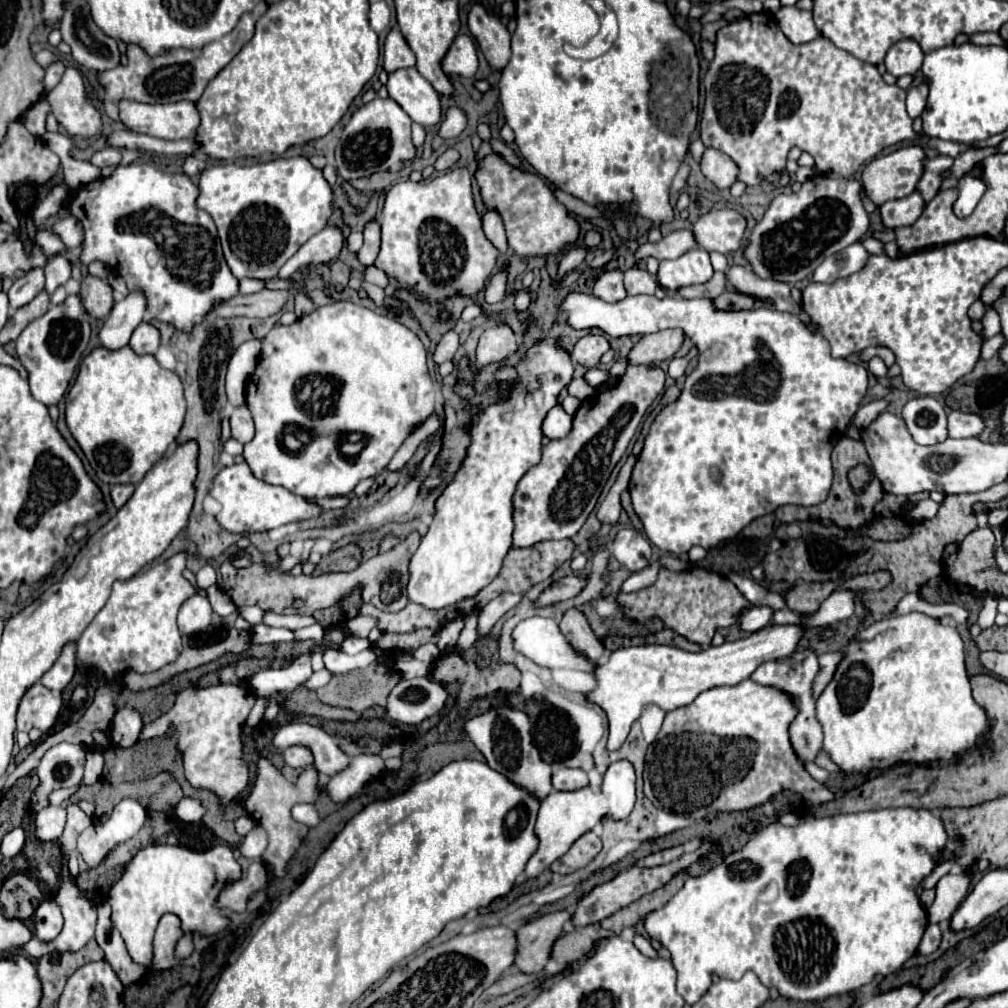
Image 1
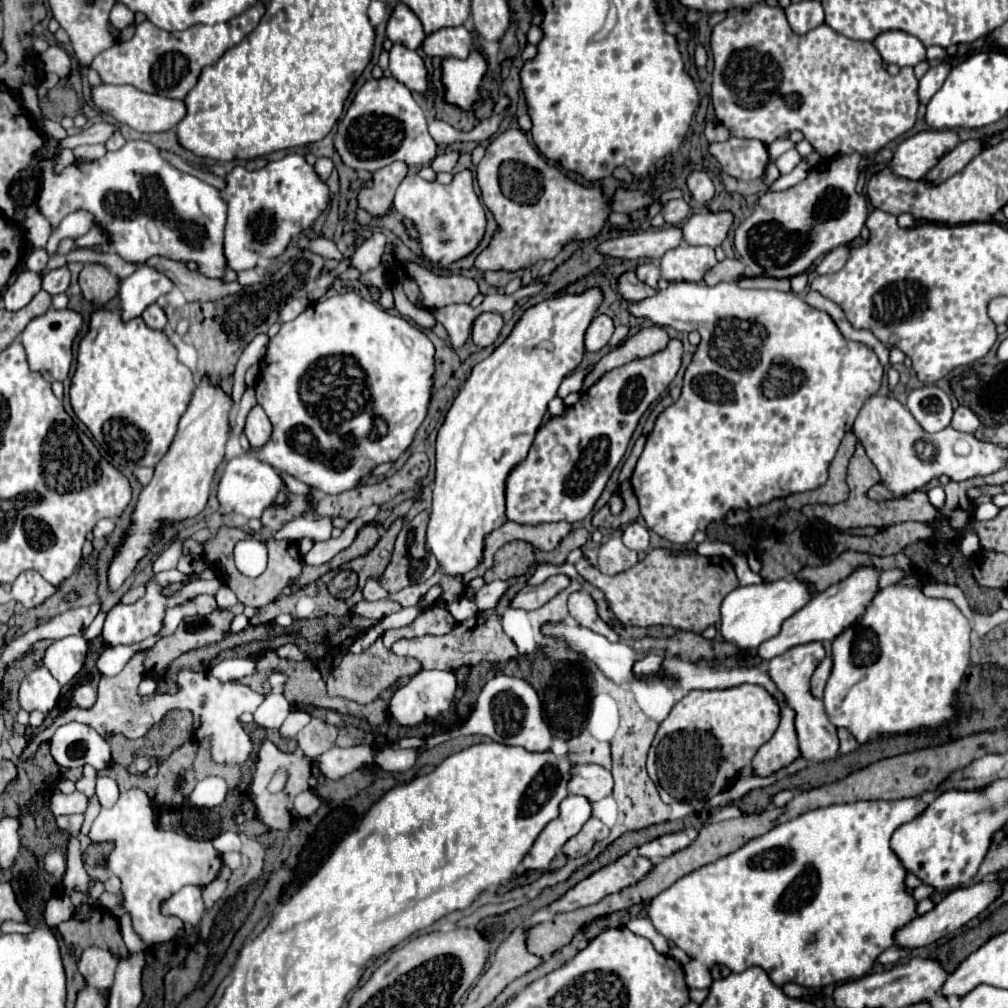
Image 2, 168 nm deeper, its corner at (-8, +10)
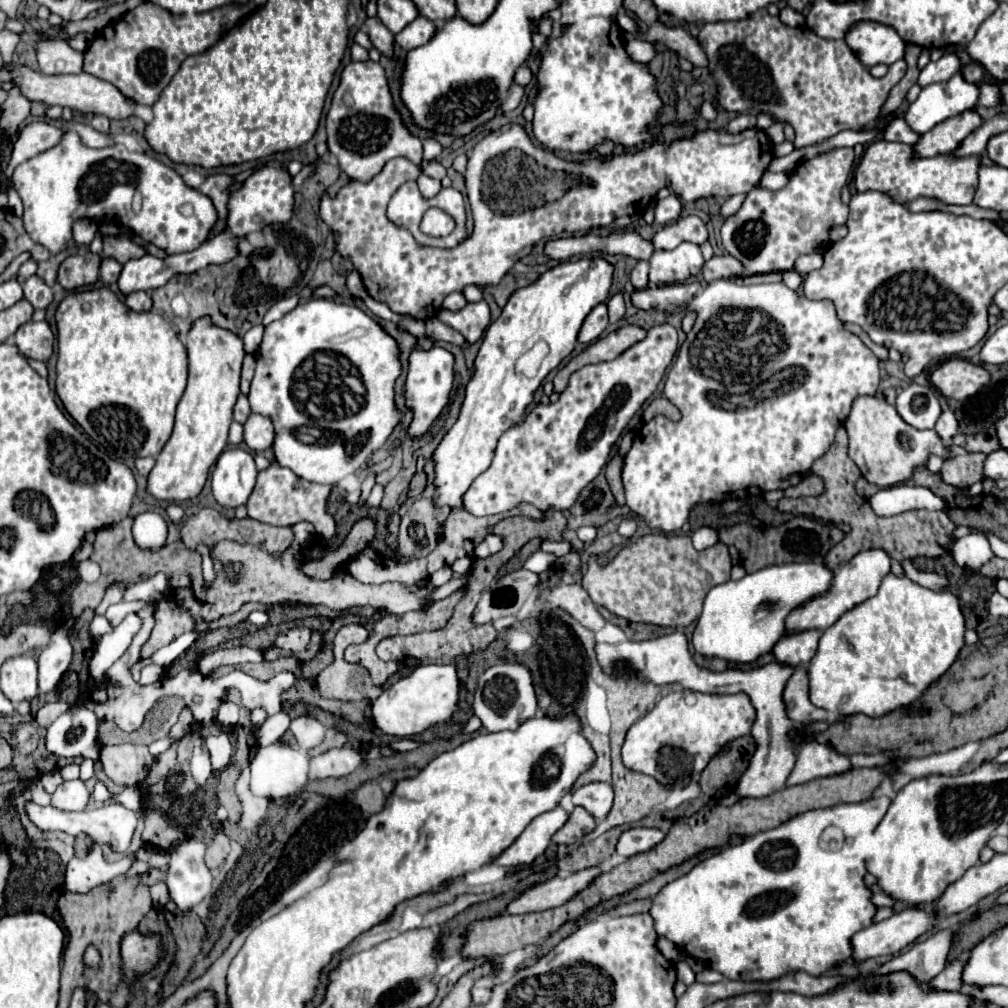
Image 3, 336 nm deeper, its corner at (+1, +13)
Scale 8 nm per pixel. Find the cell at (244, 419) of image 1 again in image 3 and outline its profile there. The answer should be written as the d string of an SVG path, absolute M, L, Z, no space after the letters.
M250 414L248 422L244 424L244 442L248 444L248 448L252 448L254 452L264 452L272 448L274 436L276 432L272 420L260 414Z

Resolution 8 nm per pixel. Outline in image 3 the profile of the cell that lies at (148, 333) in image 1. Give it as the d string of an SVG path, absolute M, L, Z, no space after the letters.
M132 292L128 294L126 298L126 306L132 308L134 312L146 312L152 308L152 300L150 300L150 294L148 292Z

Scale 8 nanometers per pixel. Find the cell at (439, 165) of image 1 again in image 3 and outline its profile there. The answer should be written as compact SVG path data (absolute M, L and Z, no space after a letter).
M426 162L424 164L424 174L430 176L430 178L436 178L436 180L442 180L446 176L446 168L440 164L440 162Z

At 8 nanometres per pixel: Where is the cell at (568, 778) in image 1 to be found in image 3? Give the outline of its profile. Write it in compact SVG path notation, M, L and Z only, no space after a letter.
M592 782L572 794L576 806L586 808L596 820L604 820L612 808L614 792L608 782Z

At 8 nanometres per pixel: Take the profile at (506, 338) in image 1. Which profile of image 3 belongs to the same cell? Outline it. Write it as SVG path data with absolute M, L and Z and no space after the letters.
M484 300L468 302L460 312L440 310L438 320L442 320L446 326L458 330L466 338L468 344L474 344L482 338L484 330L490 324L490 308Z

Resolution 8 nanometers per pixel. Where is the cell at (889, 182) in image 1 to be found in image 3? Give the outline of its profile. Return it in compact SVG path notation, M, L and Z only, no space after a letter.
M970 108L968 112L962 112L960 116L952 116L940 122L938 126L934 126L930 132L922 134L920 142L914 144L914 152L916 156L922 158L954 152L960 146L960 142L968 134L972 134L980 124L982 124L980 114L976 112L976 108Z

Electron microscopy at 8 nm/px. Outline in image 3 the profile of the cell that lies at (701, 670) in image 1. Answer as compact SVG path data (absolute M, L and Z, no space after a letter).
M872 548L872 550L864 550L858 552L850 562L842 564L836 572L834 572L834 584L828 590L826 596L818 596L812 602L806 602L804 606L796 608L788 620L786 620L786 628L788 632L796 632L796 630L826 630L828 626L832 626L844 612L848 612L850 608L854 608L856 604L872 598L878 592L878 586L882 582L882 578L890 572L892 566L892 558L888 556L888 552L880 550L880 548Z

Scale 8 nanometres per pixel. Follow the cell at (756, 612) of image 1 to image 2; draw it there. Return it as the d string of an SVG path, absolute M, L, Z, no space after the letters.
M779 579L761 585L737 587L721 603L721 635L725 641L737 643L741 649L755 649L763 641L775 637L781 629L781 623L799 611L811 599L809 585L797 579Z

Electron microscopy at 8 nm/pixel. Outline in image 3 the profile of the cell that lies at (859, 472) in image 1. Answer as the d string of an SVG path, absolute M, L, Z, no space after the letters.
M840 426L836 432L836 440L830 446L830 450L812 464L810 472L814 476L820 476L824 480L824 492L820 496L808 496L808 498L782 498L778 502L778 510L782 512L792 512L792 514L804 514L804 516L814 516L824 522L834 522L834 524L848 524L852 532L846 534L846 540L836 544L828 556L826 556L826 566L836 568L838 564L848 562L862 550L870 548L884 548L892 558L896 560L912 560L916 556L922 556L922 546L924 544L940 544L944 550L950 550L950 534L956 528L954 522L948 518L946 512L942 510L908 510L890 518L880 518L874 514L870 508L868 500L860 498L854 490L856 480L860 478L860 470L848 456L848 436L846 430Z

